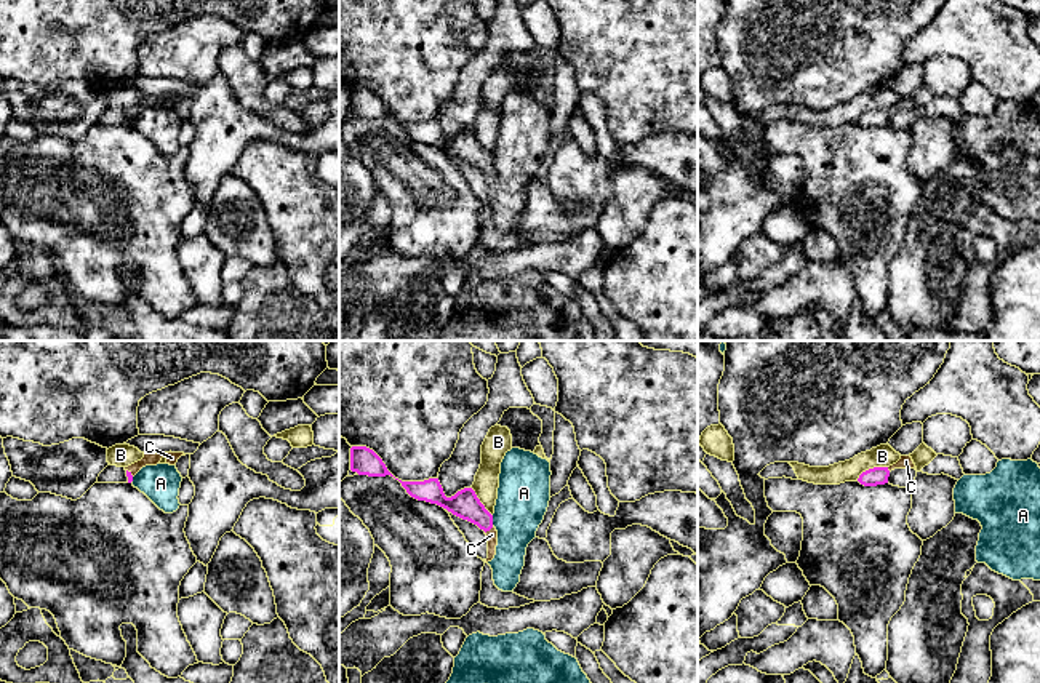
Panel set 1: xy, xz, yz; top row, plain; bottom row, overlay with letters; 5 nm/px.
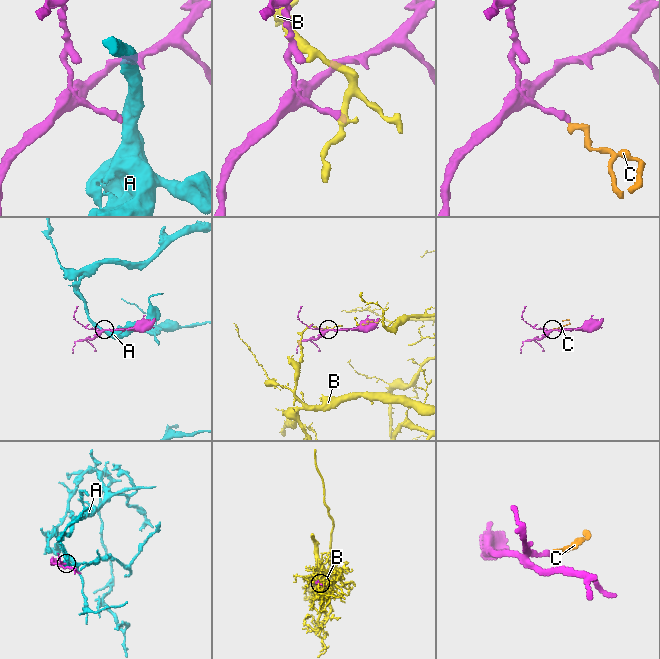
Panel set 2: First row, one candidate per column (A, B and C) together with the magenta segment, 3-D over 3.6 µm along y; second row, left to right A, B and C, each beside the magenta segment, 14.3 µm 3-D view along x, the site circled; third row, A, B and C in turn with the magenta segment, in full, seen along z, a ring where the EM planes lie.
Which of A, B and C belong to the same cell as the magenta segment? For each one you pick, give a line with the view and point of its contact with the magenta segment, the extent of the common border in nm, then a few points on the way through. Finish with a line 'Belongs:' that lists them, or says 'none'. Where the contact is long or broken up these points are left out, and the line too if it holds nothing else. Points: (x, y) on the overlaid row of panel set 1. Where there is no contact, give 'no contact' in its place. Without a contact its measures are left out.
C: contact xz (488, 530); length 60 nm; way xz (464, 504), (488, 530), (492, 535)
Belongs: C

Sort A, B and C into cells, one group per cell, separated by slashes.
A / B / C

